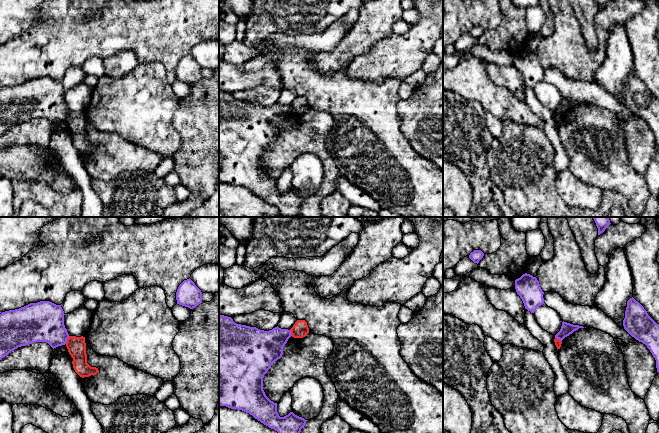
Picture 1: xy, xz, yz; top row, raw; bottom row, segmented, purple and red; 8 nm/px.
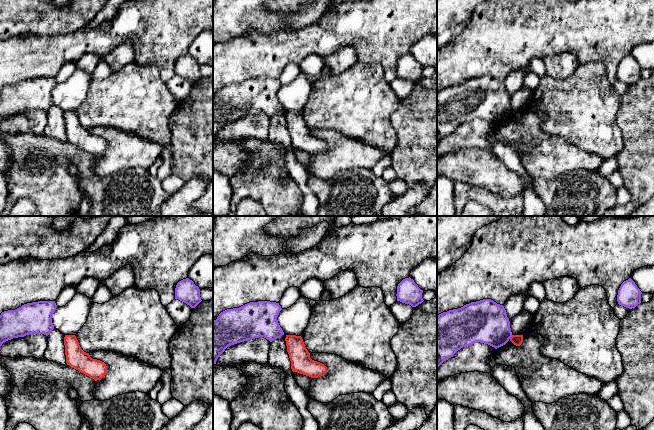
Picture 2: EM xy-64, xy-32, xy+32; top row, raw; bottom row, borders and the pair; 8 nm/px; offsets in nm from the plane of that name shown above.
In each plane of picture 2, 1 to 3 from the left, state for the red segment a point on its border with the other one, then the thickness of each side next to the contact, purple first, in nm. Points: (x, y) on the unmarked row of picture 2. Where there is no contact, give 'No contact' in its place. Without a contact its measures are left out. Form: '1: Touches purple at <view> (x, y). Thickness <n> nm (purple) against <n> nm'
1: No contact
2: No contact
3: Touches purple at xy+32 (510, 113). Thickness 340 nm (purple) against 90 nm

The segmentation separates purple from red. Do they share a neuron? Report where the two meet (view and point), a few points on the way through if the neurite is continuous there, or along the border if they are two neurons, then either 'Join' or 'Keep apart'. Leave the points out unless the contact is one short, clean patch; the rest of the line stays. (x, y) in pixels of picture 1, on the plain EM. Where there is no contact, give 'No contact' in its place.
Touches purple at xy (66, 116). Boundary: xy (69, 112), (65, 119). Keep apart

